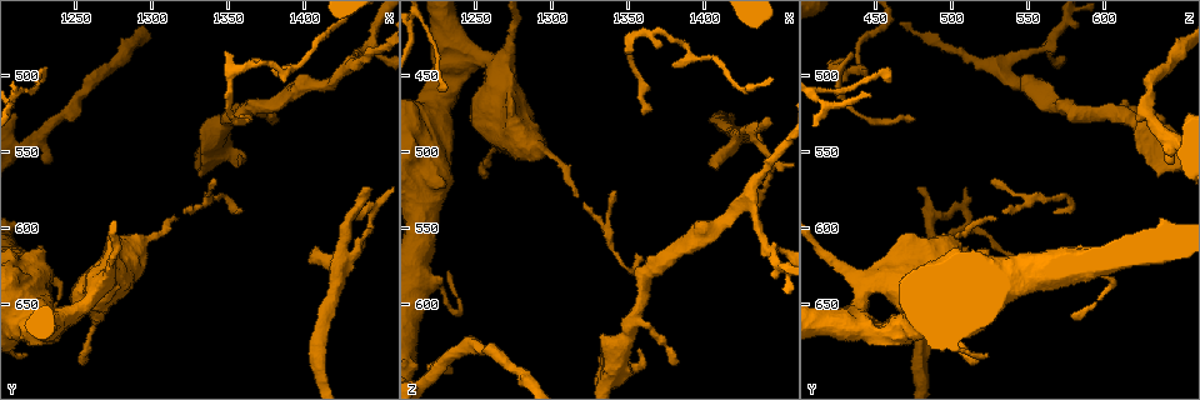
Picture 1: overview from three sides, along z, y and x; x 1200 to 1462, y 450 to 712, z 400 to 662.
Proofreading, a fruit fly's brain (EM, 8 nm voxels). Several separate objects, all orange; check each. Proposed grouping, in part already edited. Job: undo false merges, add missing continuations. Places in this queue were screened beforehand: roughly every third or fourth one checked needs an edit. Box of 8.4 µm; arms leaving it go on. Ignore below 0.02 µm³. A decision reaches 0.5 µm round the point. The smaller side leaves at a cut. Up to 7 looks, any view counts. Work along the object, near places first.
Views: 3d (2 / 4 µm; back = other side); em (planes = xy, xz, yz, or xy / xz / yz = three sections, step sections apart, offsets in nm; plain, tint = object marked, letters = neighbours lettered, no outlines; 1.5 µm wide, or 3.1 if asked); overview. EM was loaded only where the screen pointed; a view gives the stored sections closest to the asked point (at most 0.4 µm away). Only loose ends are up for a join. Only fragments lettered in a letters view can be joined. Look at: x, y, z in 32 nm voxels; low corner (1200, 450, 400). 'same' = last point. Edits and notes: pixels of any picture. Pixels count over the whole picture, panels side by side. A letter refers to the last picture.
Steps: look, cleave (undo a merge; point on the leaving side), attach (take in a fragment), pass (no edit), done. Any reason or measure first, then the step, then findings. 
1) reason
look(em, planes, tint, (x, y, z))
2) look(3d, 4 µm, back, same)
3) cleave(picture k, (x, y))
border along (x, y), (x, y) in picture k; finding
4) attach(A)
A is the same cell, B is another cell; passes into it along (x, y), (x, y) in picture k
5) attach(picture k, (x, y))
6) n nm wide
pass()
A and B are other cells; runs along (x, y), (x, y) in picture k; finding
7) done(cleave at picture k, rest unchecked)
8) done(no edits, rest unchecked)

an open end
look(3d, 4 µm, (1258, 686, 518))

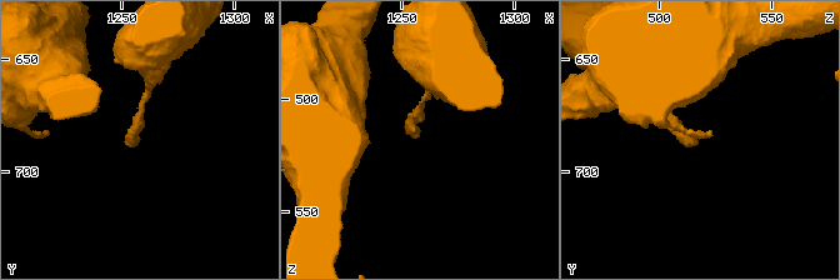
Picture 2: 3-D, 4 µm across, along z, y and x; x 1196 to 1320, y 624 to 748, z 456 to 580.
look(em, xy, step 4, tint, (1257, 687, 517))

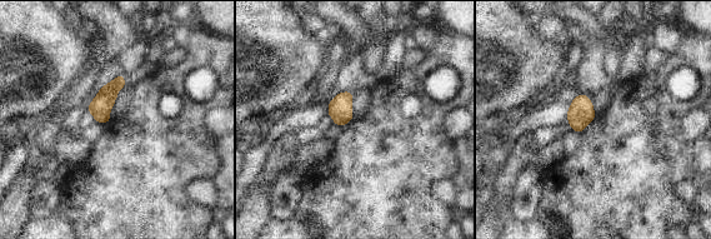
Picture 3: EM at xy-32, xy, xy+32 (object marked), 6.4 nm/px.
what lies round it
look(em, xy, step 4, letters, same)

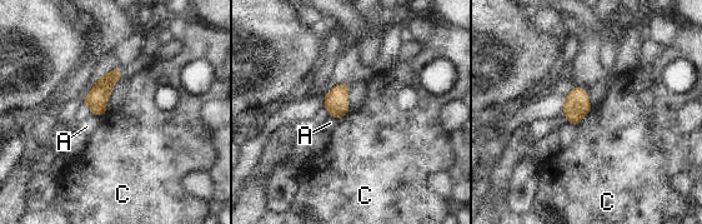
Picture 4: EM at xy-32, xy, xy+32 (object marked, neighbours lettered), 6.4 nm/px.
pass()
A and C are other cells; border along (591, 109), (576, 125) in picture 4; none of them fits

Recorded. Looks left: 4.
free end
look(em, yz, step 8, plain, (1408, 612, 510))

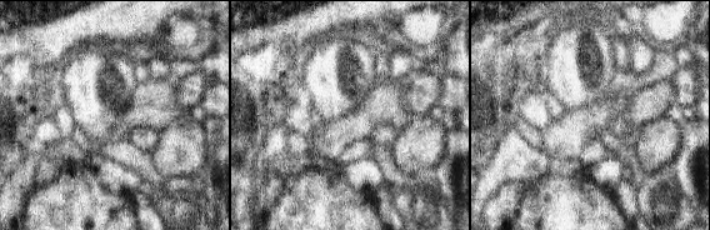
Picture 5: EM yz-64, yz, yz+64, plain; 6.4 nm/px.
what lies round it
look(em, yz, step 8, letters, same)

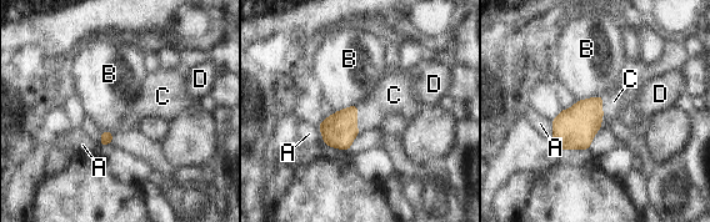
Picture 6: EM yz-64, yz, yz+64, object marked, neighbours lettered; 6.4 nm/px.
attach(C)
C is the same cell, A, B and D are other cells; passes into it along (574, 129), (601, 110), (614, 101) in picture 6; the neuron continues

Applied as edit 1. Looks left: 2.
an open end
look(em, xy, step 8, tint, (1442, 574, 478))

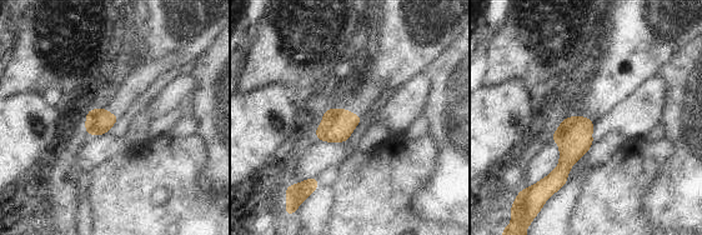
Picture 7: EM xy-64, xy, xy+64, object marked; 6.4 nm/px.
look(em, planes, letters, same)

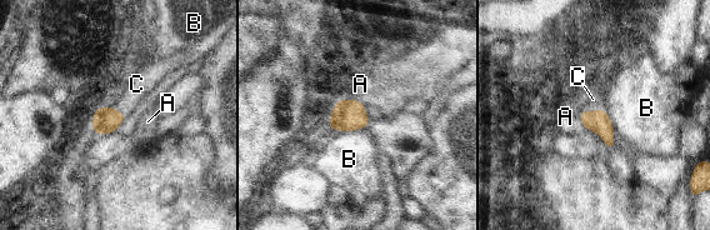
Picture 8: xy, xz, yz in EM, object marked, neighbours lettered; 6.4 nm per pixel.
attach(C)
C is the same cell, A and B are other cells; passes into it along (599, 121), (591, 111), (589, 99) in picture 8; it goes on there

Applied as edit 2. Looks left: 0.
done(attach at picture 6, attach at picture 8, rest unchecked)

